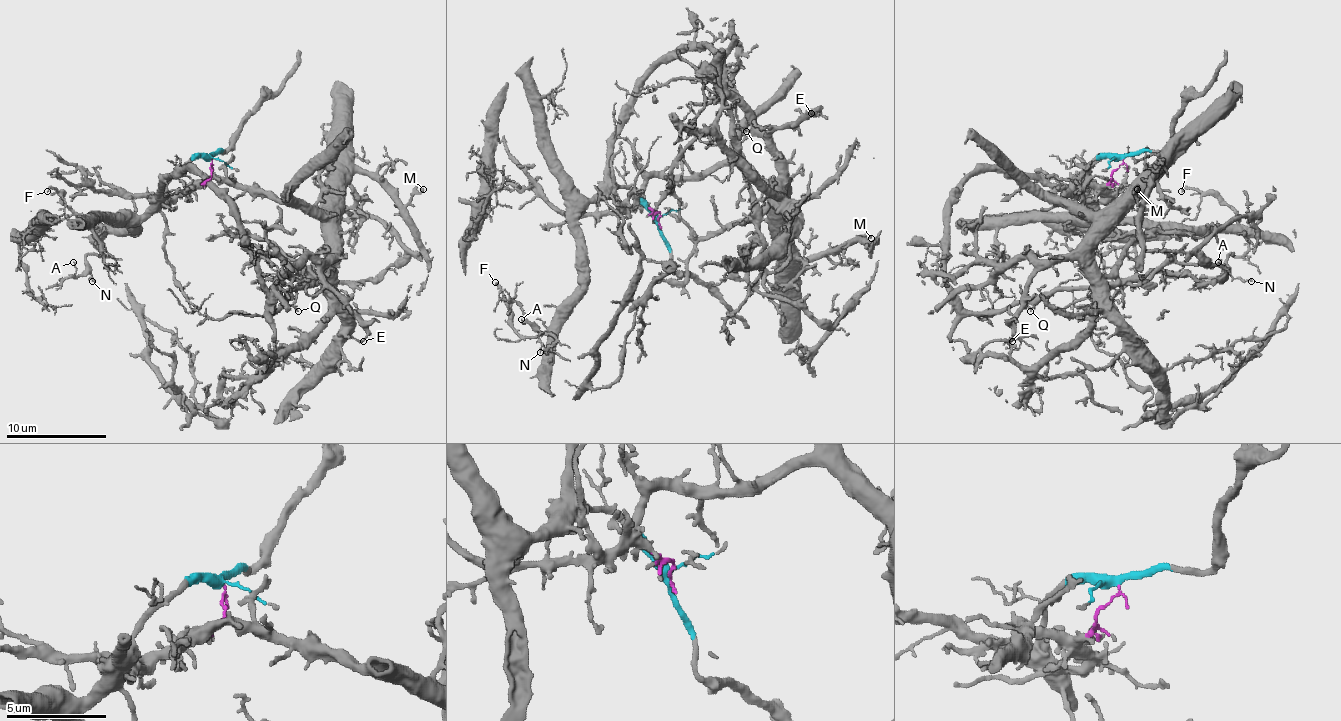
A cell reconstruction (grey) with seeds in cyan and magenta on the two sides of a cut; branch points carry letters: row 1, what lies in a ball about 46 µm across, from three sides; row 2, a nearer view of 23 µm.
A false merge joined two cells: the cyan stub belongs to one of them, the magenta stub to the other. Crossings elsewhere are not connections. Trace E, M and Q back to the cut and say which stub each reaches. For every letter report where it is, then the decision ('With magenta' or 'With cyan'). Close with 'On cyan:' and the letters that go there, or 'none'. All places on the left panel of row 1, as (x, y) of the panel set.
E: Place: (363, 341). With magenta
M: Place: (423, 189). With magenta
Q: Place: (298, 311). With cyan
On cyan: Q

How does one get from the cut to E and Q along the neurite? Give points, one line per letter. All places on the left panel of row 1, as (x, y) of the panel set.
E: (211, 159), (211, 174), (194, 184), (259, 186), (324, 224), (331, 254), (324, 279), (366, 331), (363, 341)
Q: (211, 159), (194, 156), (161, 191), (171, 176), (196, 171), (229, 204), (271, 311), (284, 304), (299, 311)

